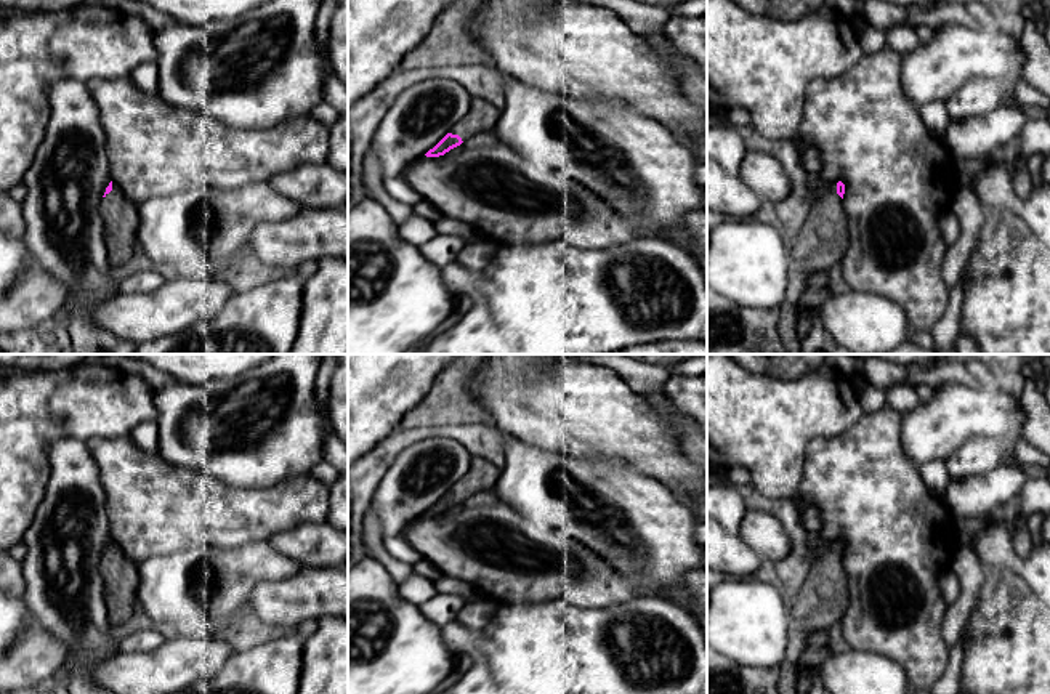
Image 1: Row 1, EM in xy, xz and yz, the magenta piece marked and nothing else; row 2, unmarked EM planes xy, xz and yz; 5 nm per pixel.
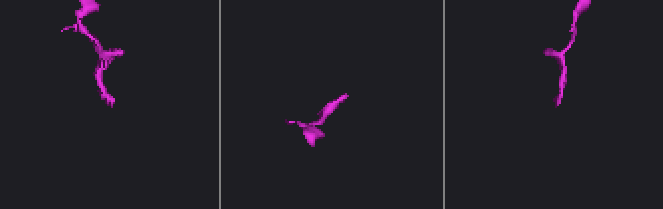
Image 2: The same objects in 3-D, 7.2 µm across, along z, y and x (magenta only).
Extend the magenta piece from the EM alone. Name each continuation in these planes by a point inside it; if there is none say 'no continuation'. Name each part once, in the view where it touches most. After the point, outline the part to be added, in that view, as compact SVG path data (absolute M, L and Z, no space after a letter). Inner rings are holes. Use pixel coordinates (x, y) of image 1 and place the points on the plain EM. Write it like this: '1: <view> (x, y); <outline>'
1: xy (121, 576); M112 540L112 550L101 561L101 575L106 585L109 622L112 625L123 623L138 606L138 564L127 559L119 543Z

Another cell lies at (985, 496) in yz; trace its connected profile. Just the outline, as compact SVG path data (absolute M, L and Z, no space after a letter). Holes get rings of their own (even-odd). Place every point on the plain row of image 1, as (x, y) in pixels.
M1002 465L983 476L949 482L944 500L955 518L997 516L1023 489L1026 474Z

